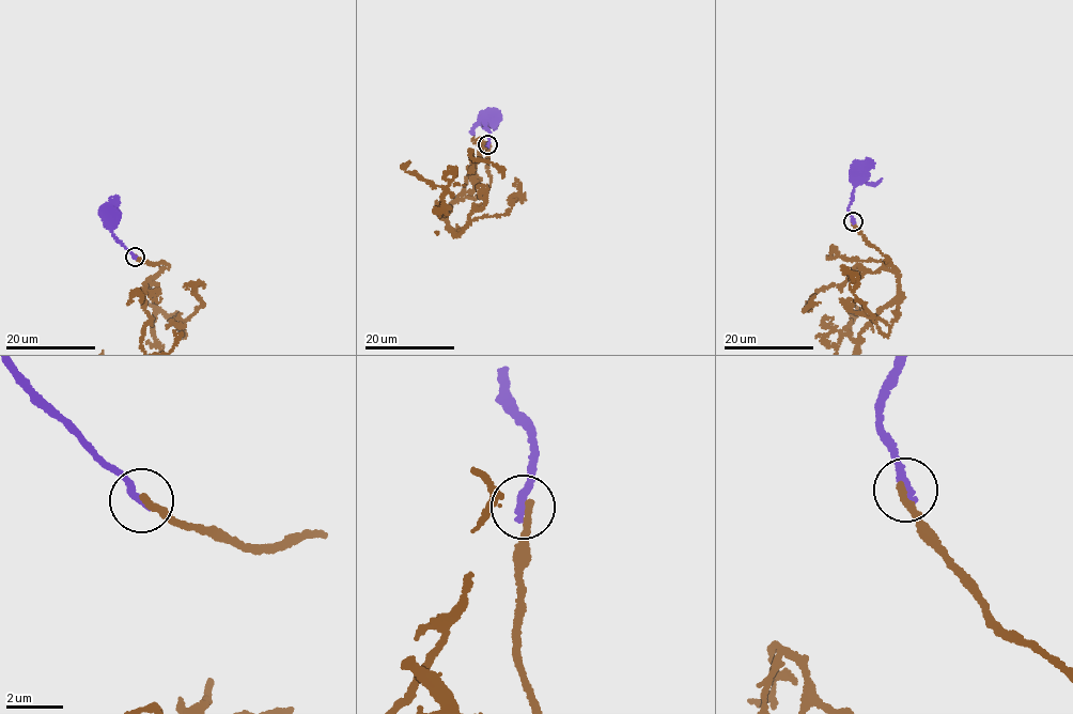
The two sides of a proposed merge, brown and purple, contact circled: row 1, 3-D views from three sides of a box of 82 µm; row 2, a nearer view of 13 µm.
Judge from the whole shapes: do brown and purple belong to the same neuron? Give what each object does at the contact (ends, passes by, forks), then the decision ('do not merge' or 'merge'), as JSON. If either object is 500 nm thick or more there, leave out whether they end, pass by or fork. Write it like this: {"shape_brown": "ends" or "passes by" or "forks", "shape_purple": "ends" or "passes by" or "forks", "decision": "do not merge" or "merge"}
{"shape_brown": "ends", "shape_purple": "ends", "decision": "do not merge"}

